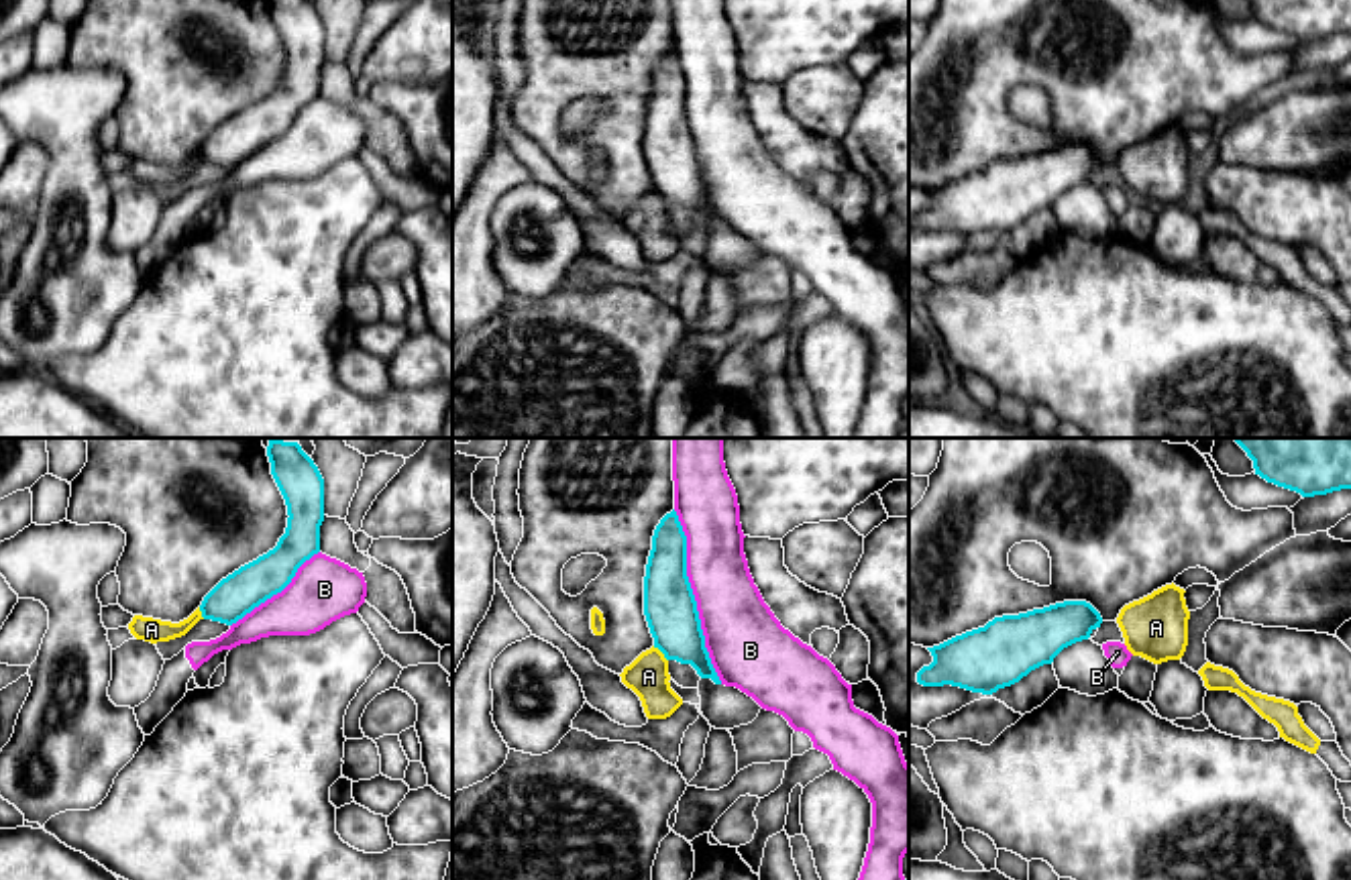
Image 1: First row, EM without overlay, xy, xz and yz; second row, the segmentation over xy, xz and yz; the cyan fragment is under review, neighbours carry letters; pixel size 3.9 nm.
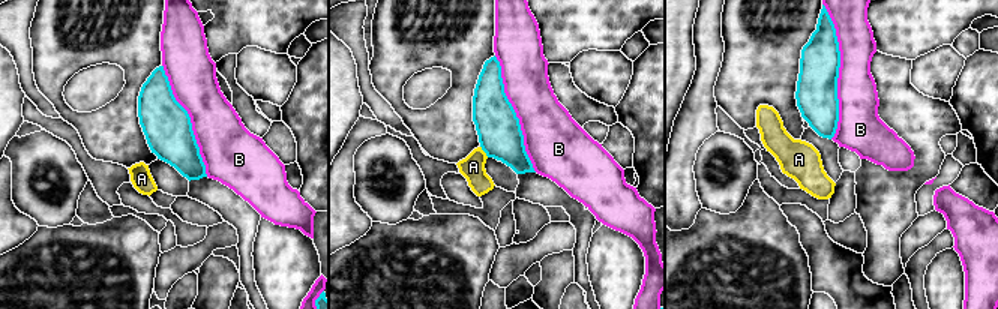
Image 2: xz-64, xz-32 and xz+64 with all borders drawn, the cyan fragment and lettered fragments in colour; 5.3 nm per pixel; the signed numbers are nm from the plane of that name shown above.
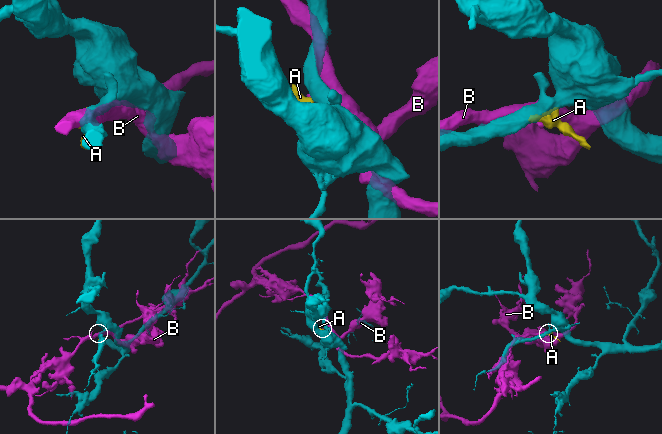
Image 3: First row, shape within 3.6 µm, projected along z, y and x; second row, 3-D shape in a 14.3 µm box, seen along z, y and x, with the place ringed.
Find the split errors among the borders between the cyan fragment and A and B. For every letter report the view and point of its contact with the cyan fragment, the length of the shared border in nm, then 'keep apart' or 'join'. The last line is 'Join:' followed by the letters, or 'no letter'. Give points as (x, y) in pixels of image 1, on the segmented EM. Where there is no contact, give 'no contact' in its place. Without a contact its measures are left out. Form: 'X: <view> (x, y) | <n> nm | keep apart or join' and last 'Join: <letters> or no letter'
A: xz (661, 650) | 90 nm | keep apart
B: xz (693, 597) | 700 nm | keep apart
Join: no letter

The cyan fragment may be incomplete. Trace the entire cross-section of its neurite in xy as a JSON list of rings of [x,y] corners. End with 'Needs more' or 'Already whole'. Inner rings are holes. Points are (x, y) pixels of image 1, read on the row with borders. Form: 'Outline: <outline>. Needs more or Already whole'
Outline: [[[269,440],[271,475],[287,505],[287,528],[277,546],[222,579],[202,601],[204,619],[236,623],[281,593],[298,568],[320,552],[324,479],[298,442]]]. Already whole

